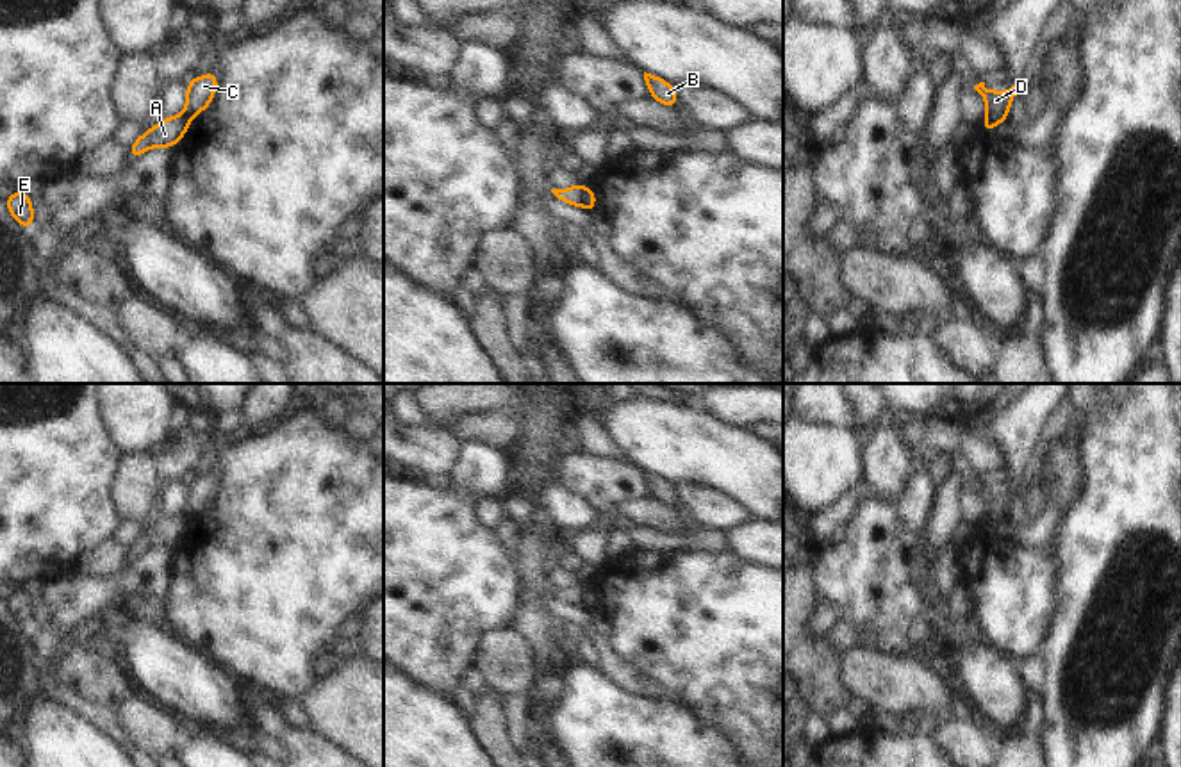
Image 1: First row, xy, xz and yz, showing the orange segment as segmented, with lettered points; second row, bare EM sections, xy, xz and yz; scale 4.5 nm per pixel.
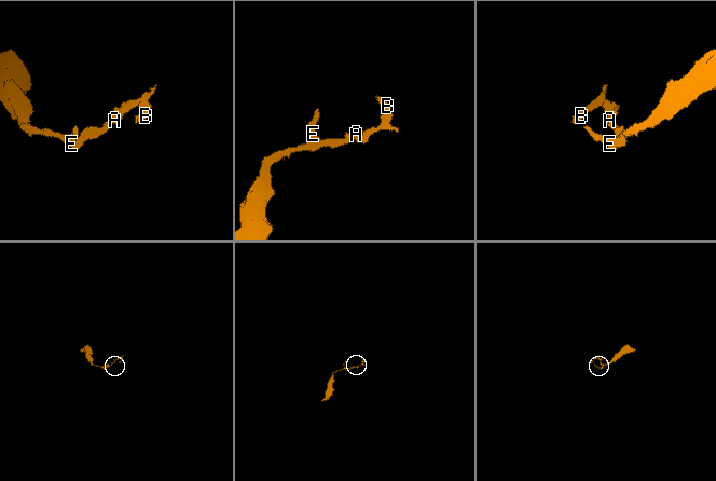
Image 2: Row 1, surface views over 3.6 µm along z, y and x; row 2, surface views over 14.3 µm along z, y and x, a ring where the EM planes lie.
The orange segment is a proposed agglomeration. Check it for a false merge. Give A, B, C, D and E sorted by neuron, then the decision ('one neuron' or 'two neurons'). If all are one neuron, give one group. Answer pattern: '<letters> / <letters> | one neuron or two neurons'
A E / B C D | two neurons

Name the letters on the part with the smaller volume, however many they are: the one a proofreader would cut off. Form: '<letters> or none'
B, C, D

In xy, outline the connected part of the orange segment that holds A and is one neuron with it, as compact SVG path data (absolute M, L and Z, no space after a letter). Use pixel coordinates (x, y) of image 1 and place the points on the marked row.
M182 112L169 116L145 130L127 152L130 159L136 159L152 148L173 148L189 132L189 127L189 120Z

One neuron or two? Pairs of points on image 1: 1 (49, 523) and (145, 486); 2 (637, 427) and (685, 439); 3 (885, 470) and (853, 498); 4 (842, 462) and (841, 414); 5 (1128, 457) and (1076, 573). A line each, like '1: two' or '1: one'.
1: two
2: one
3: two
4: two
5: one

